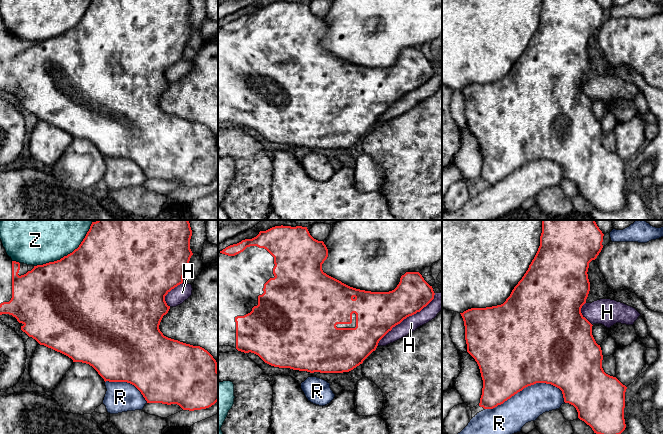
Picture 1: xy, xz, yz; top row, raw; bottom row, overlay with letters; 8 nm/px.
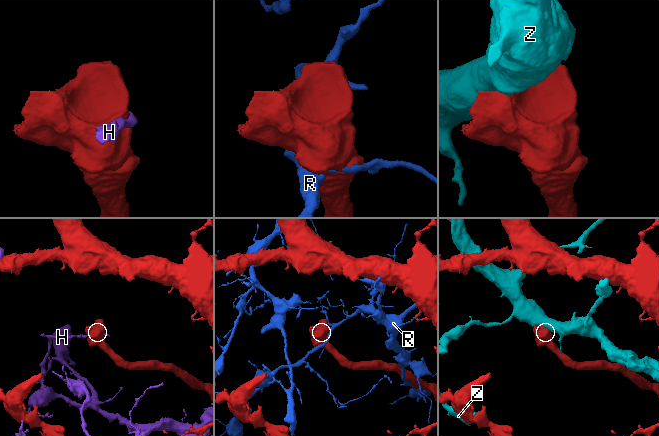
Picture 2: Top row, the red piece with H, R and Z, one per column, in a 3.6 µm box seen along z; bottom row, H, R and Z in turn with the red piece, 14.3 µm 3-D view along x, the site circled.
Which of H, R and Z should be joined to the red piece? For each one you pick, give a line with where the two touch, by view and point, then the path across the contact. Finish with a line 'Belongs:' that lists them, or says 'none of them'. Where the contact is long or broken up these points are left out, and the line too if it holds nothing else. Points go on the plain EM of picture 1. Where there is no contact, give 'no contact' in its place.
Belongs: none of them

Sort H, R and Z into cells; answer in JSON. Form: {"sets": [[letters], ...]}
{"sets": [["H"], ["R"], ["Z"]]}

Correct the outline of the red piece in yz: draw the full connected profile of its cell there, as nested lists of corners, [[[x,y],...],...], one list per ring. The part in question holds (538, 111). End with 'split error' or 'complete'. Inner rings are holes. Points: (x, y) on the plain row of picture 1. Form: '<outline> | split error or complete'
[[[542,0],[542,9],[540,12],[540,22],[538,27],[529,41],[528,46],[512,66],[506,77],[497,82],[486,84],[471,84],[460,89],[465,102],[465,116],[467,120],[467,128],[477,138],[481,153],[483,156],[482,171],[479,182],[484,185],[493,185],[503,180],[512,172],[522,167],[524,164],[536,159],[551,160],[562,167],[564,178],[573,181],[577,188],[578,194],[589,201],[594,209],[603,212],[620,211],[626,204],[624,195],[625,184],[625,168],[627,163],[623,161],[616,153],[606,150],[602,144],[602,126],[592,111],[592,100],[582,91],[581,84],[586,79],[590,67],[590,58],[588,55],[589,39],[595,36],[601,28],[604,10],[597,0]]] | complete

